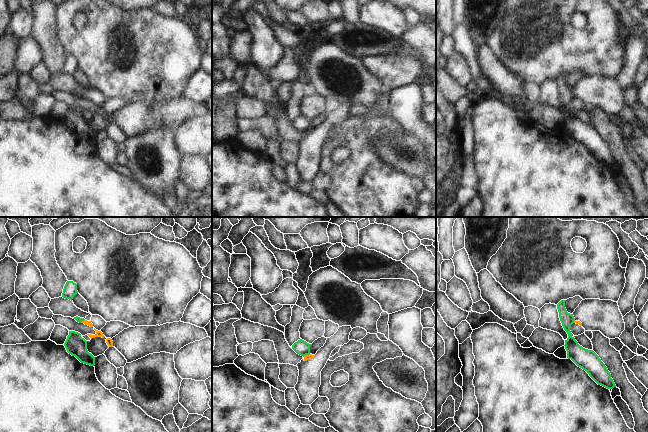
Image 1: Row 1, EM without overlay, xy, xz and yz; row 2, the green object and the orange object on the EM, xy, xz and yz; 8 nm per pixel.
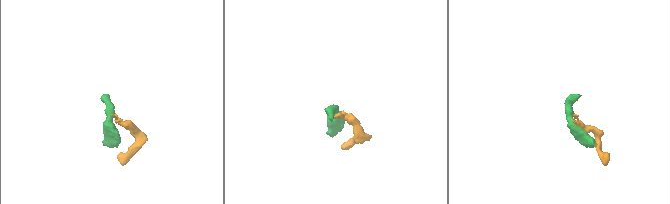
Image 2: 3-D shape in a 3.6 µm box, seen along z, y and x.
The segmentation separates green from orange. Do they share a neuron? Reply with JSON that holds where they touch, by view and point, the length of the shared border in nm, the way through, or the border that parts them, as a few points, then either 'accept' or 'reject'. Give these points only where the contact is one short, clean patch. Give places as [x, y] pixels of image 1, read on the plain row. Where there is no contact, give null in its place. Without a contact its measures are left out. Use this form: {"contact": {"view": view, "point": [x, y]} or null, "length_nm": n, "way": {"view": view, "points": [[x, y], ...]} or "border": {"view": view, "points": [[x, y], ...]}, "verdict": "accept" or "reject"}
{"contact": {"view": "xz", "point": [306, 130]}, "length_nm": 60, "border": {"view": "xz", "points": [[309, 129], [303, 132]]}, "verdict": "reject"}

